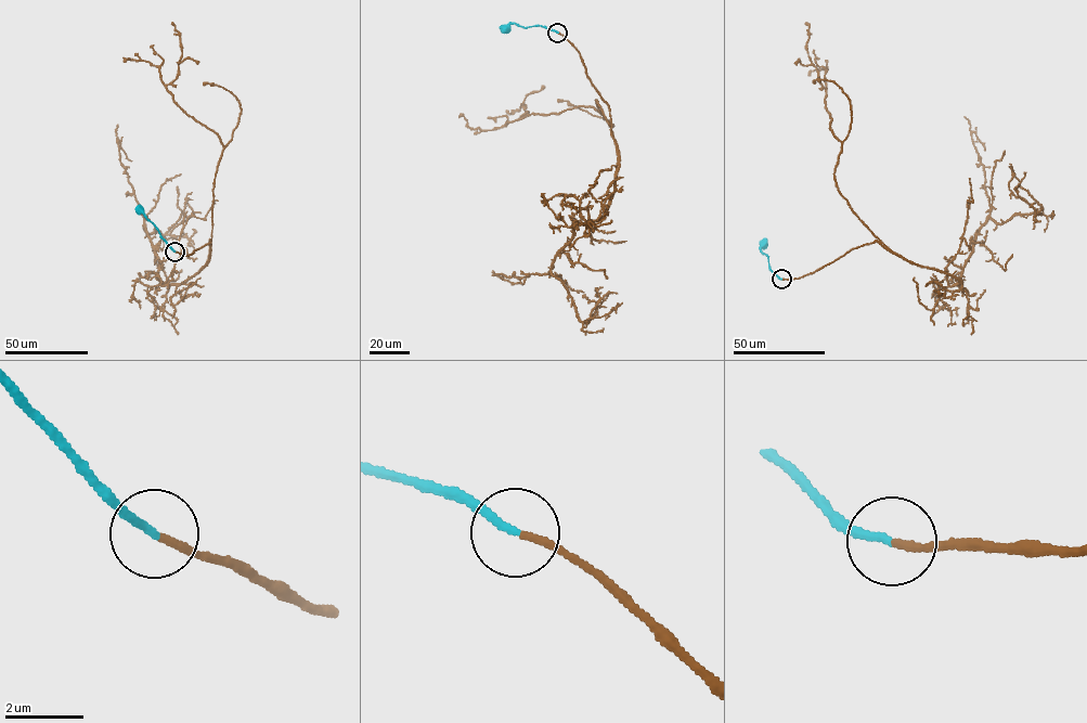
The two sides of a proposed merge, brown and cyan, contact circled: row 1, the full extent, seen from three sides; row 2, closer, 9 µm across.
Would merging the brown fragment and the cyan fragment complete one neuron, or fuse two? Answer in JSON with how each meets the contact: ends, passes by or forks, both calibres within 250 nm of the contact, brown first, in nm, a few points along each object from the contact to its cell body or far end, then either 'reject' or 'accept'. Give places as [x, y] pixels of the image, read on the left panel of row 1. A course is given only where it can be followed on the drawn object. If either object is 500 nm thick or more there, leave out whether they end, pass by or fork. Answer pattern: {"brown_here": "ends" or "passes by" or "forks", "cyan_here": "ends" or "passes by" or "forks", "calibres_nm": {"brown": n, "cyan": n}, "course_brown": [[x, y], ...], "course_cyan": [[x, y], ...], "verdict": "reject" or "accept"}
{"brown_here": "ends", "cyan_here": "ends", "calibres_nm": {"brown": 190, "cyan": 200}, "course_brown": [[175, 250], [189, 256], [210, 239], [208, 261], [223, 146], [166, 87], [182, 53], [171, 23]], "course_cyan": [[175, 250], [137, 207]], "verdict": "accept"}

